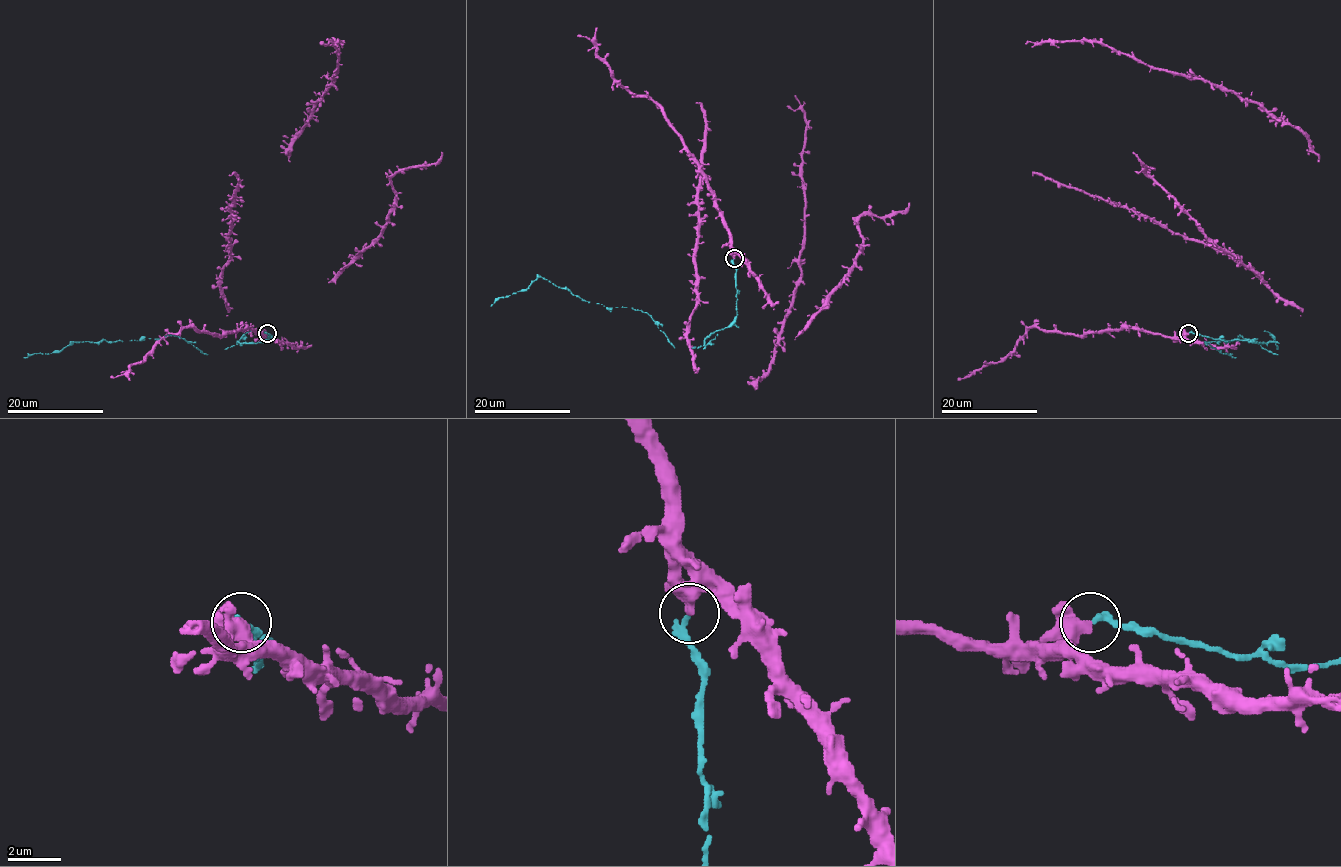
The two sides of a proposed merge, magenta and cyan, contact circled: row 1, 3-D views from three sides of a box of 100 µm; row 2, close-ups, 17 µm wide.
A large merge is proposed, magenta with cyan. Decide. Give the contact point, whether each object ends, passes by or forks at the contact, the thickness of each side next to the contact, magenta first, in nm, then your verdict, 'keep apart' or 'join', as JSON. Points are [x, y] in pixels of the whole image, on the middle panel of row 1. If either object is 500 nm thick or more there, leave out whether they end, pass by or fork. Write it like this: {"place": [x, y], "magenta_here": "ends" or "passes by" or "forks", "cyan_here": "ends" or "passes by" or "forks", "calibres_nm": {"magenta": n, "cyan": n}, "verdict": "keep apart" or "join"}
{"place": [734, 258], "magenta_here": "passes by", "cyan_here": "ends", "calibres_nm": {"magenta": 320, "cyan": 320}, "verdict": "keep apart"}

